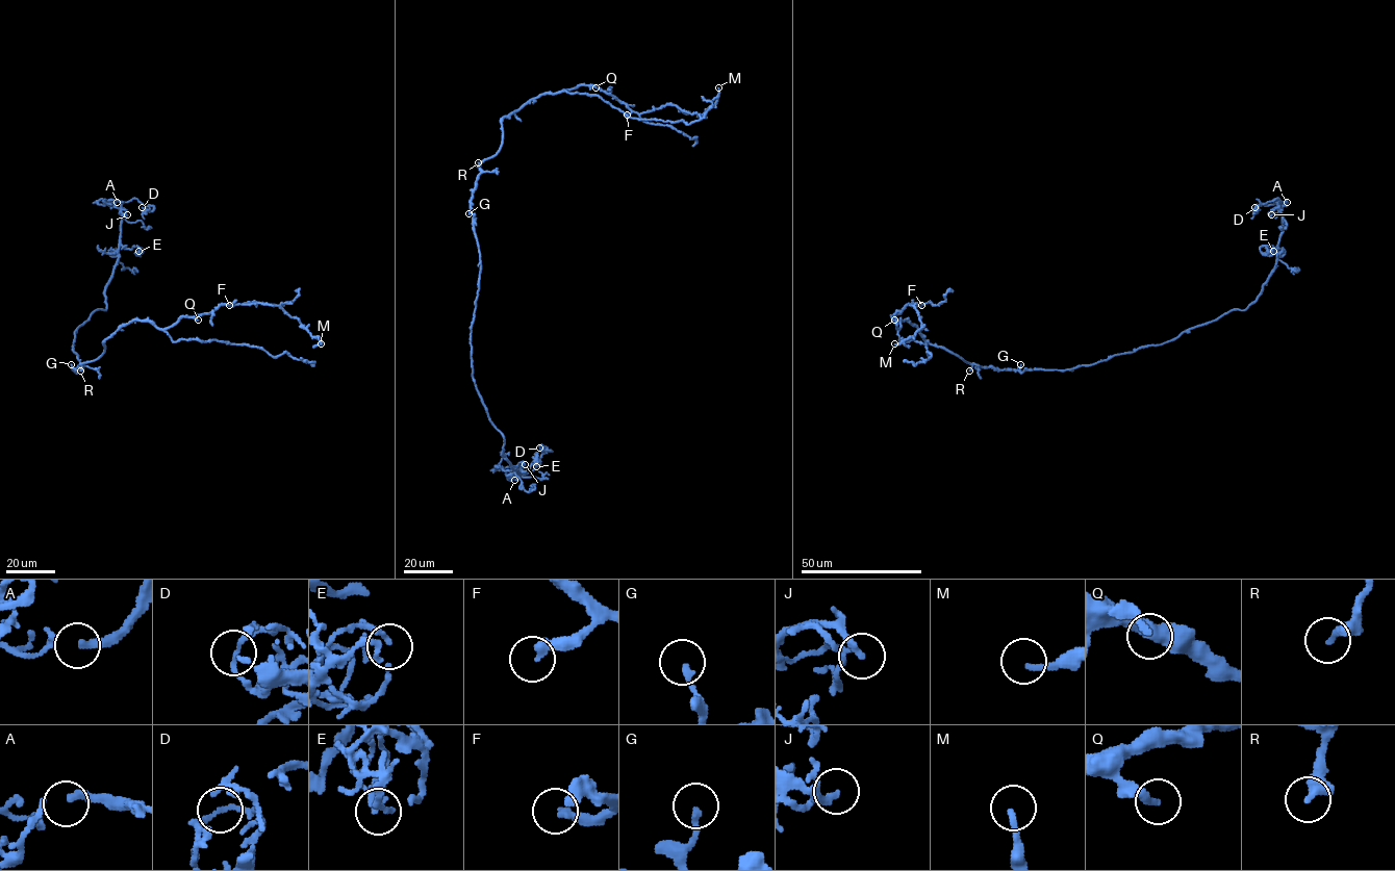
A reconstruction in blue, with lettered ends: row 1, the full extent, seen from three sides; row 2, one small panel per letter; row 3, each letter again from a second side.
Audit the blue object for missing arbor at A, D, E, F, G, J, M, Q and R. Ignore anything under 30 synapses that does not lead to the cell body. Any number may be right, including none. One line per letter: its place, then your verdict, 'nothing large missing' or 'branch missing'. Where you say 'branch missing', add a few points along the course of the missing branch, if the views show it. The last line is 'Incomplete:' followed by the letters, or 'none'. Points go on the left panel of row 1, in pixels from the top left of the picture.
A: (117, 202) | branch missing | (117, 202), (111, 191), (120, 184), (103, 161), (94, 136)
D: (142, 207) | nothing large missing
E: (138, 251) | nothing large missing
F: (229, 305) | nothing large missing
G: (71, 364) | nothing large missing
J: (127, 214) | nothing large missing
M: (321, 343) | nothing large missing
Q: (198, 319) | nothing large missing
R: (80, 370) | nothing large missing
Incomplete: A

